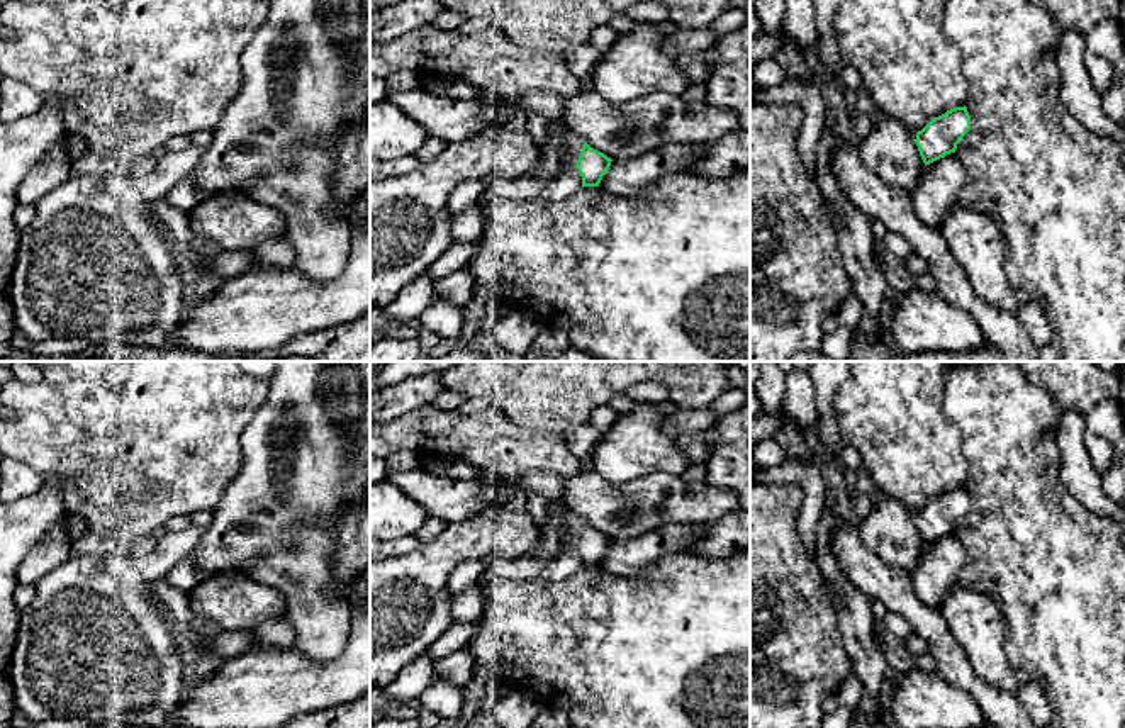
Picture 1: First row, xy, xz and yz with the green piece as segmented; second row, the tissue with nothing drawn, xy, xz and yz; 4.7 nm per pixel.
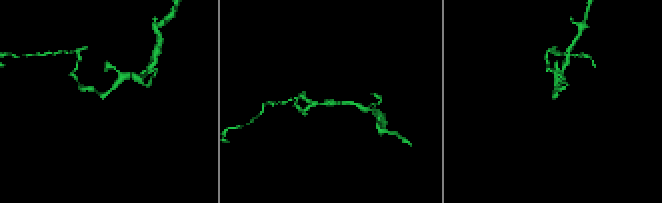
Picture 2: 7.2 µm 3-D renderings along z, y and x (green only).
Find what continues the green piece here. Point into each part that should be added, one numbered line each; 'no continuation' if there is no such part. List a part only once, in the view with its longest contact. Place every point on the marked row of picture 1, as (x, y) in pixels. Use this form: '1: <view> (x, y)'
1: xz (572, 146)

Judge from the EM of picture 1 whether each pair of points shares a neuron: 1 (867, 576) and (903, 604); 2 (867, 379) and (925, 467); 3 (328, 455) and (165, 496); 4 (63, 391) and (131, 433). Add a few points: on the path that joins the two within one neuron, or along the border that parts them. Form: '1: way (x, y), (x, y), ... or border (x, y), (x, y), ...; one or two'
1: way (876, 579), (895, 596); one
2: way (889, 401), (891, 413), (908, 445); one
3: border (241, 440), (241, 467), (212, 511); two
4: way (80, 408), (87, 414), (114, 416); one

